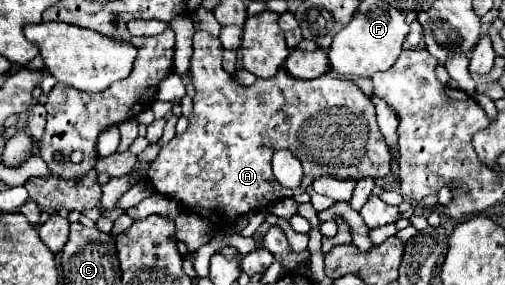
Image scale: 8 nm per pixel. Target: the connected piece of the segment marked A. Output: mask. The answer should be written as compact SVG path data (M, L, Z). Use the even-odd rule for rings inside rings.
M208 32L194 34L190 72L196 94L192 98L192 116L188 118L188 130L164 144L146 172L150 186L158 194L176 200L188 212L194 212L208 220L214 228L226 228L248 210L268 208L280 198L304 192L318 176L328 174L334 178L360 180L366 176L378 178L390 174L392 154L376 124L374 104L354 82L334 78L332 74L324 74L314 80L296 80L282 68L280 72L276 72L274 78L256 80L252 86L240 86L236 78L224 72L222 50L224 48L218 36L212 36ZM280 148L290 150L304 168L304 178L298 190L286 190L272 174L270 160L272 154Z

